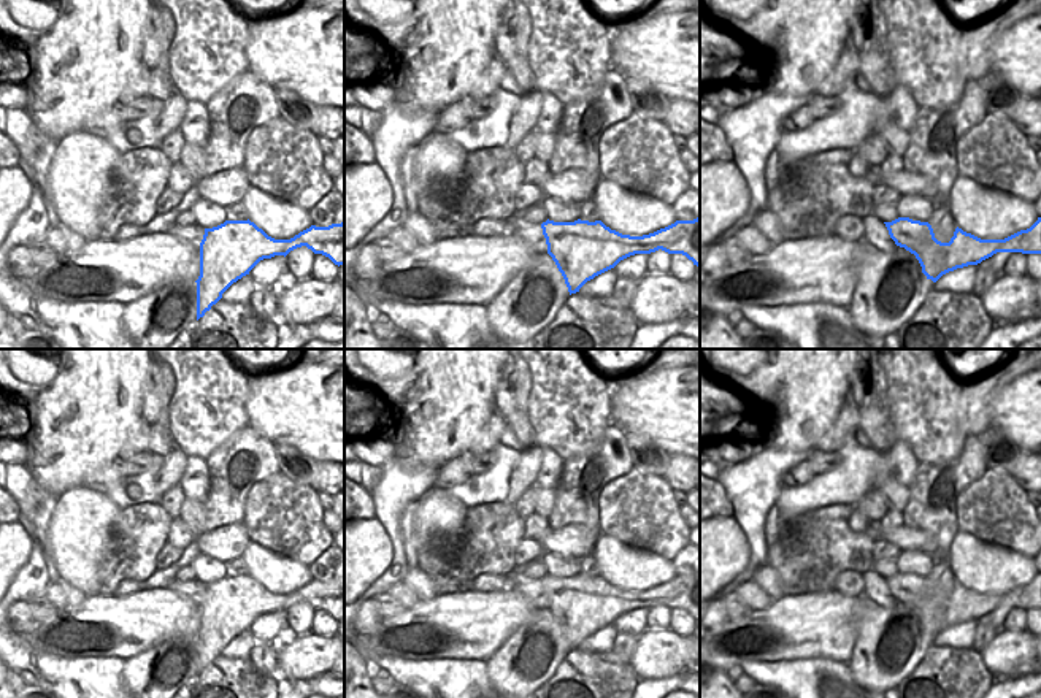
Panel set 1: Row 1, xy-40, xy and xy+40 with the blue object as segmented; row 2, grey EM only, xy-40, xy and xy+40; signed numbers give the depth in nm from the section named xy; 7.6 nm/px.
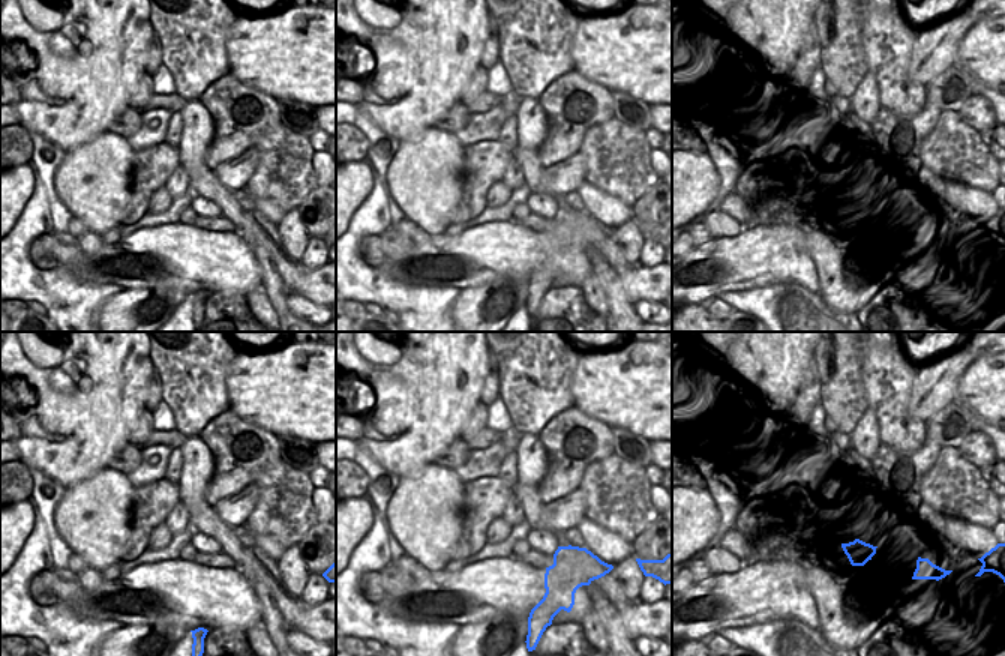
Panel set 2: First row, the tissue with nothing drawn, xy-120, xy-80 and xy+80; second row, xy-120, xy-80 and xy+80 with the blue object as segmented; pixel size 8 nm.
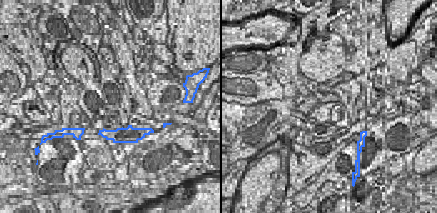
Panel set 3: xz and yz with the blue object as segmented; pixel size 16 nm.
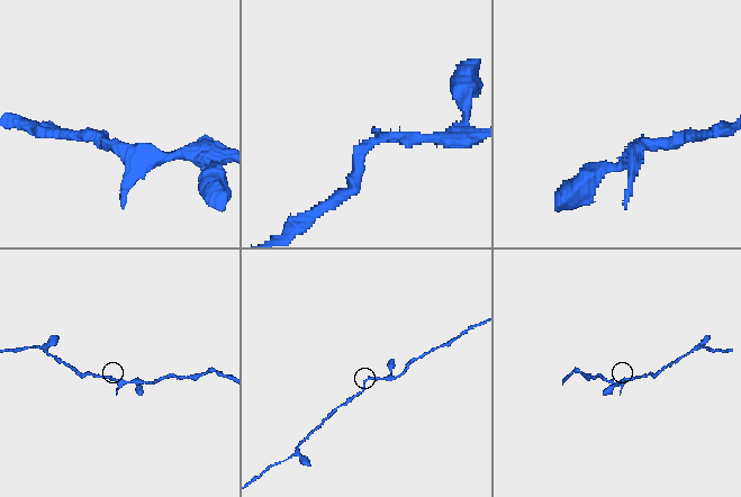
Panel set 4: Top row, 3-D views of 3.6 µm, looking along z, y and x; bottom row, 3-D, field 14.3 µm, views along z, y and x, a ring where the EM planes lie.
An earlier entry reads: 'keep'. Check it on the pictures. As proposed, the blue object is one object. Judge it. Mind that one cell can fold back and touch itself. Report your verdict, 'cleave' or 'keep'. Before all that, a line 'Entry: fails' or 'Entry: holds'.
Entry: holds
keep

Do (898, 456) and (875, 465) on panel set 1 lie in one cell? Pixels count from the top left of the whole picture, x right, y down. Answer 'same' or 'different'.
different

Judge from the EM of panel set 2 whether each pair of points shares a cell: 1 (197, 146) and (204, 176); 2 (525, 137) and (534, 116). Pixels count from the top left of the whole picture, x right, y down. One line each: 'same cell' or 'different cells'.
1: different cells
2: same cell

